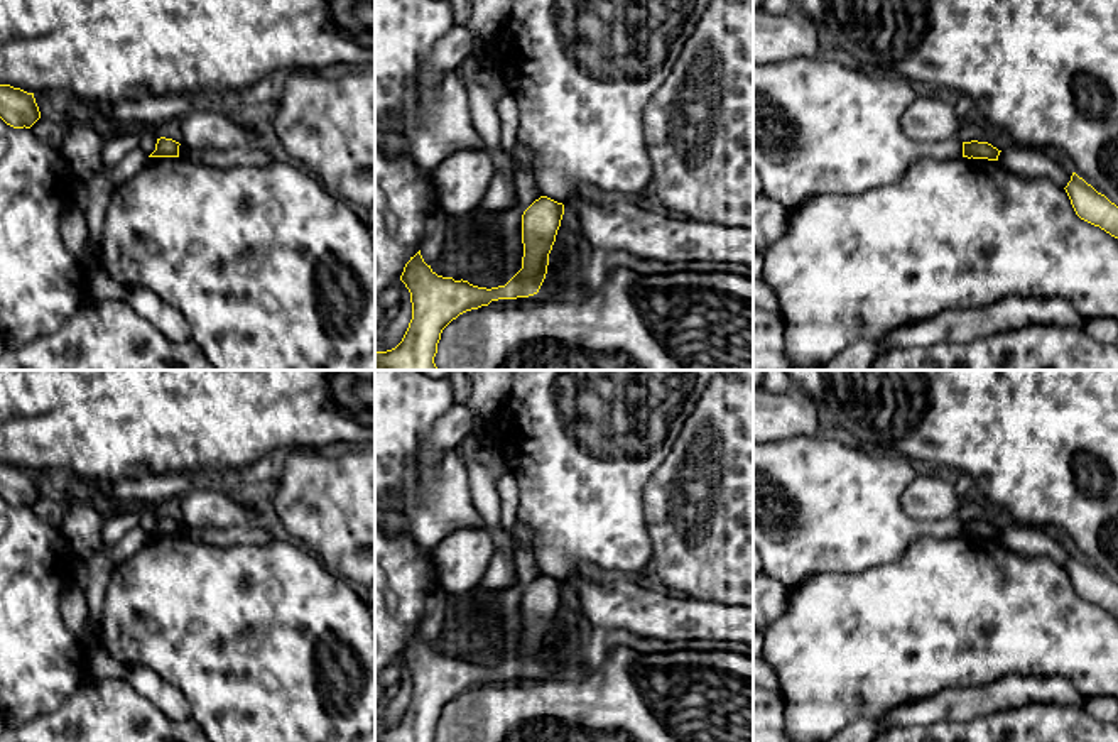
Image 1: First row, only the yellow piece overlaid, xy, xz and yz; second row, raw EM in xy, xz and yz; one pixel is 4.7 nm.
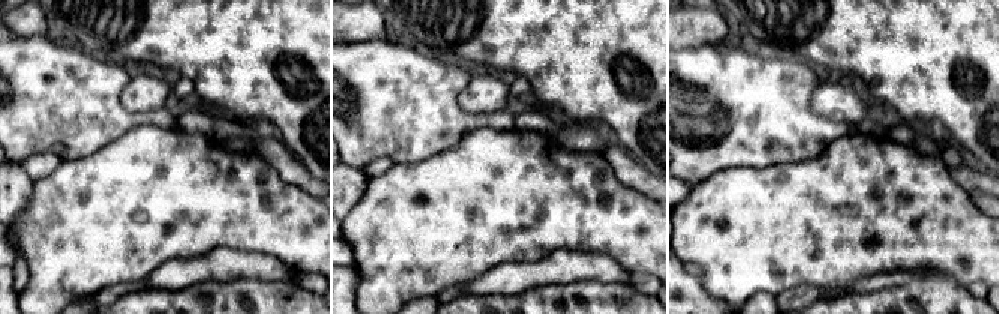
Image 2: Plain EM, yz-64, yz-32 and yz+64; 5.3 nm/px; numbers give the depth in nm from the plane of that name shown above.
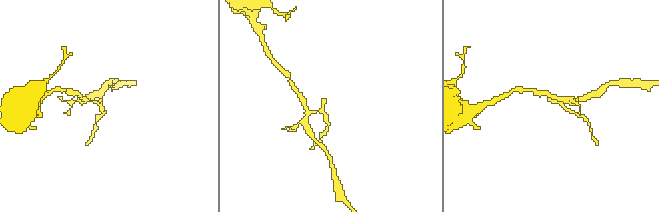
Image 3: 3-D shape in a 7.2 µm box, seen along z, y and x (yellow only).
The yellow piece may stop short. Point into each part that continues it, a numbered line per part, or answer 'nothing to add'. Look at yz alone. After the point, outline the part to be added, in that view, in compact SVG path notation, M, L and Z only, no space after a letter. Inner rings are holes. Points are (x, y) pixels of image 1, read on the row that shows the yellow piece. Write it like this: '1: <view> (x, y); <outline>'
nothing to add

